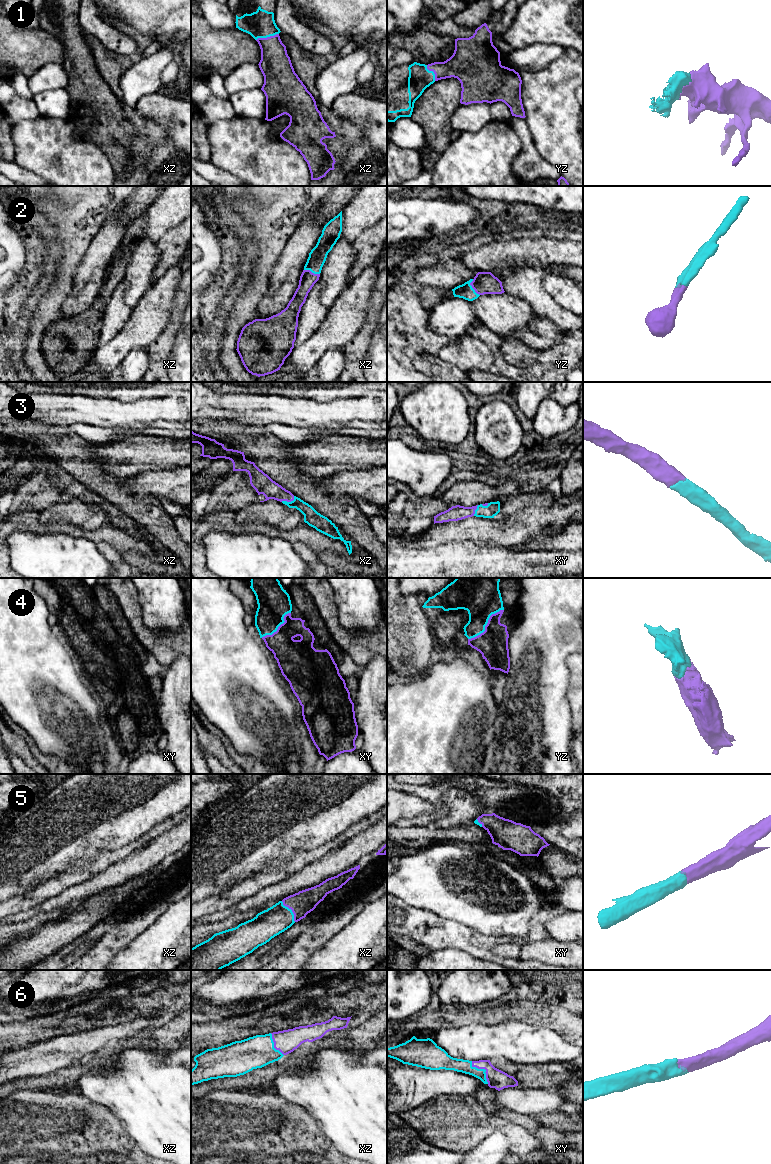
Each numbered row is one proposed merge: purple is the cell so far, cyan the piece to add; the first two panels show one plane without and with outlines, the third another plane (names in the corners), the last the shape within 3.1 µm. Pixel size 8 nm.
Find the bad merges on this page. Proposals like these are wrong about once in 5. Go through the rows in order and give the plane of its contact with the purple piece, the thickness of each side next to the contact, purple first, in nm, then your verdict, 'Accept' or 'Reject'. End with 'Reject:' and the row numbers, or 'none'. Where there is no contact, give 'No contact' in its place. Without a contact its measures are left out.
1: Touches purple in xz. Thickness 260 nm (purple) against 220 nm. Accept
2: Touches purple in yz. Thickness 180 nm (purple) against 120 nm. Accept
3: Touches purple in xz. Thickness 160 nm (purple) against 120 nm. Accept
4: Touches purple in yz. Thickness 240 nm (purple) against 320 nm. Accept
5: Touches purple in xz. Thickness 190 nm (purple) against 220 nm. Accept
6: Touches purple in xy. Thickness 150 nm (purple) against 110 nm. Accept
Reject: none

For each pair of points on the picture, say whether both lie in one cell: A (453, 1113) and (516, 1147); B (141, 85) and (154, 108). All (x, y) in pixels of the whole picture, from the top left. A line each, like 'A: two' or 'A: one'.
A: one
B: two

